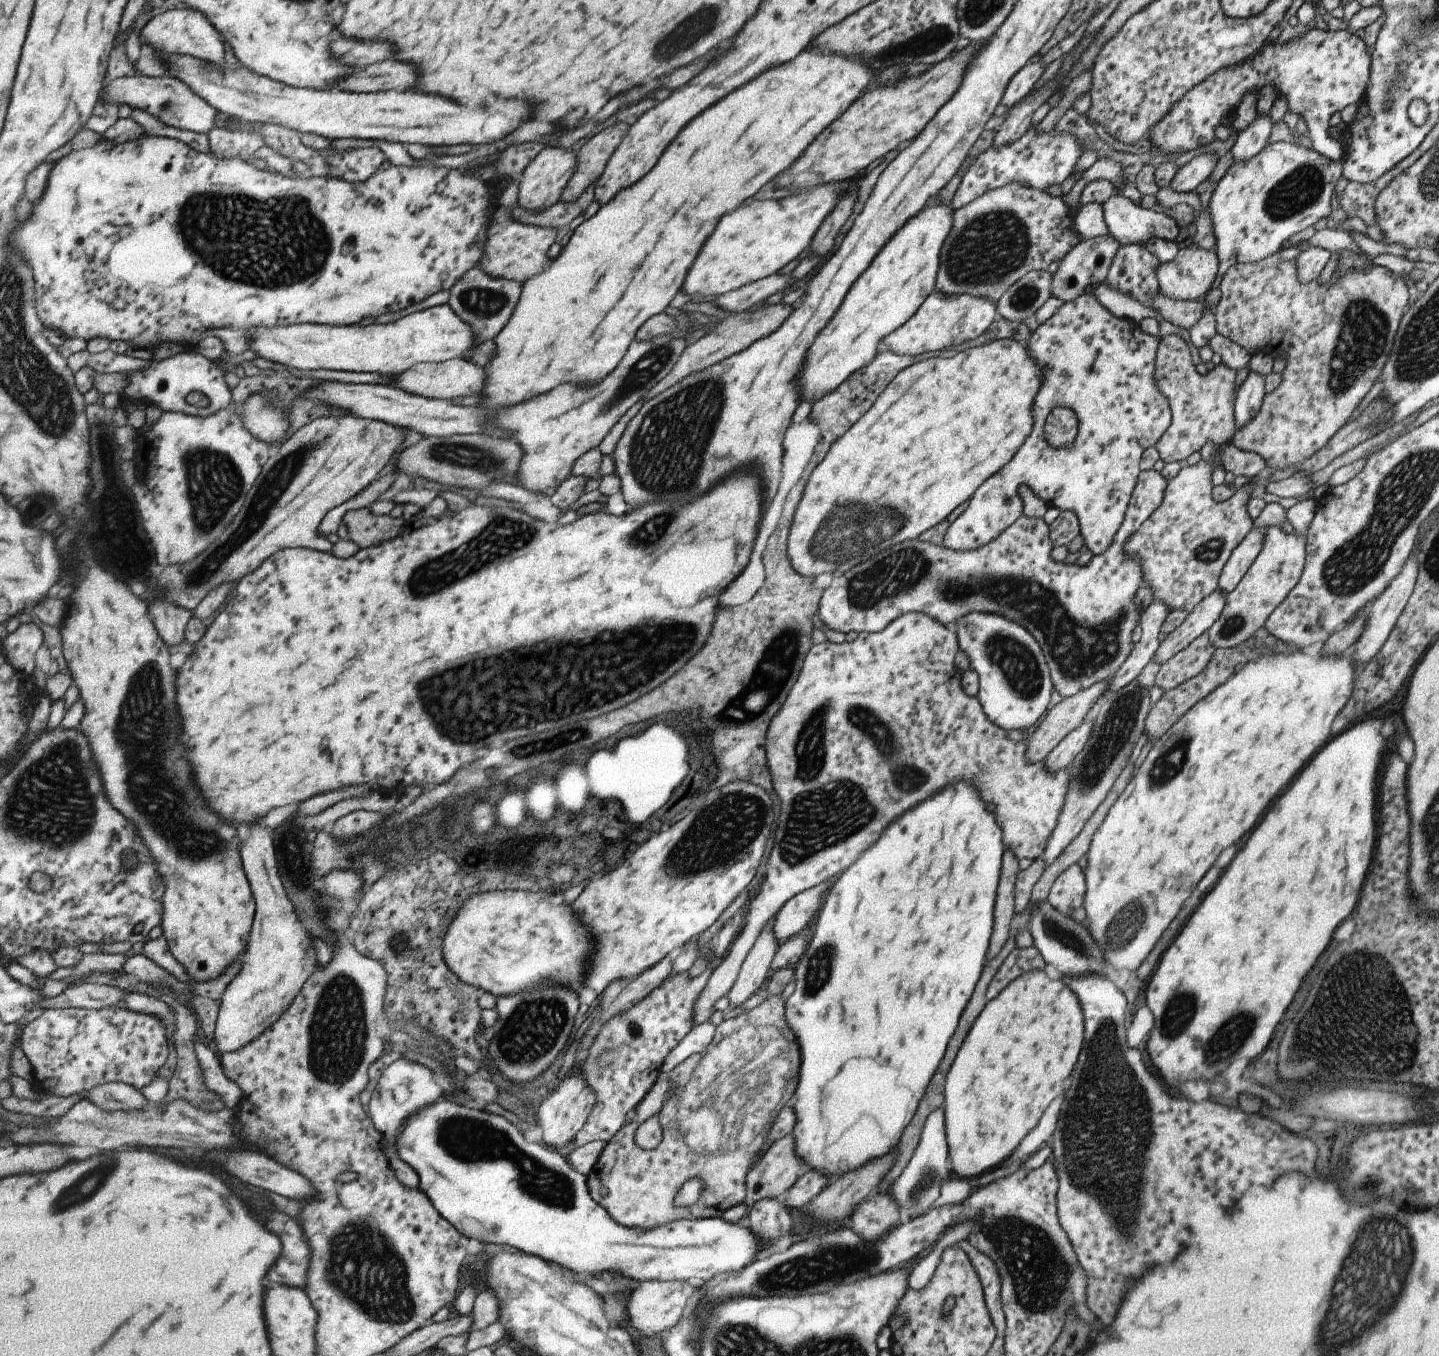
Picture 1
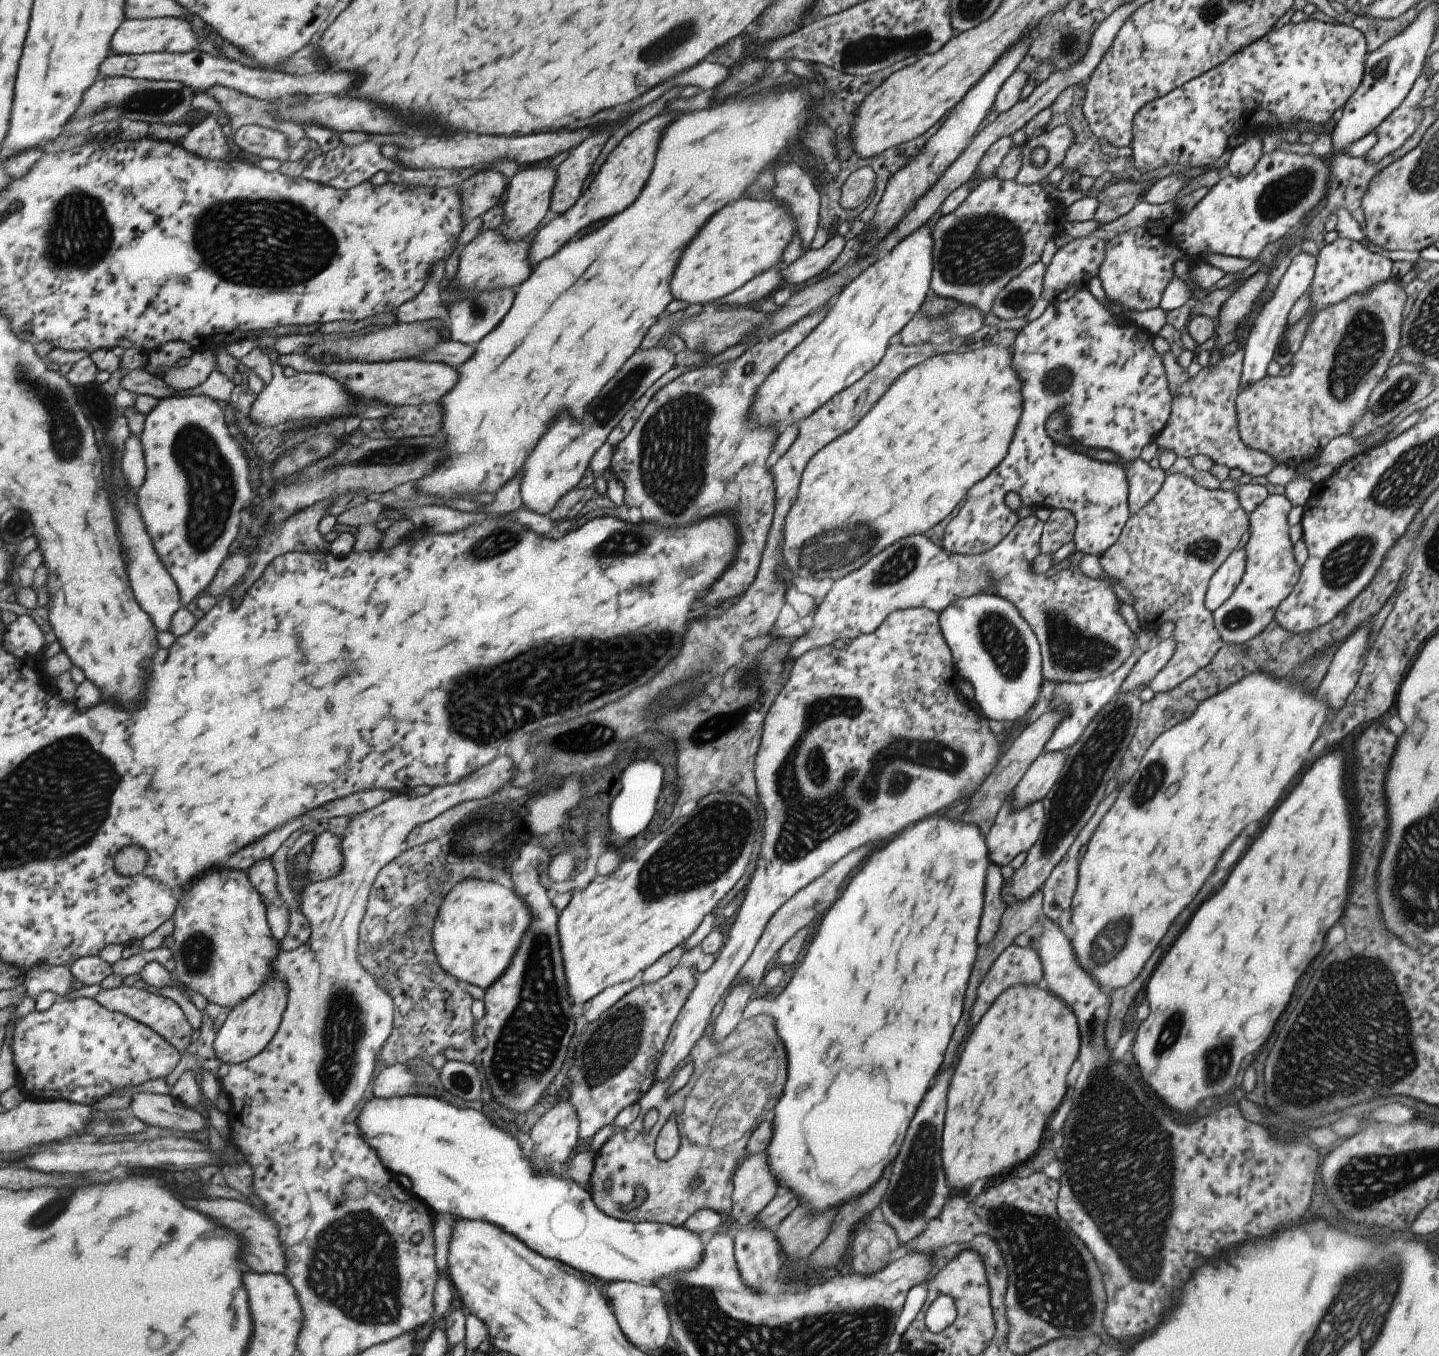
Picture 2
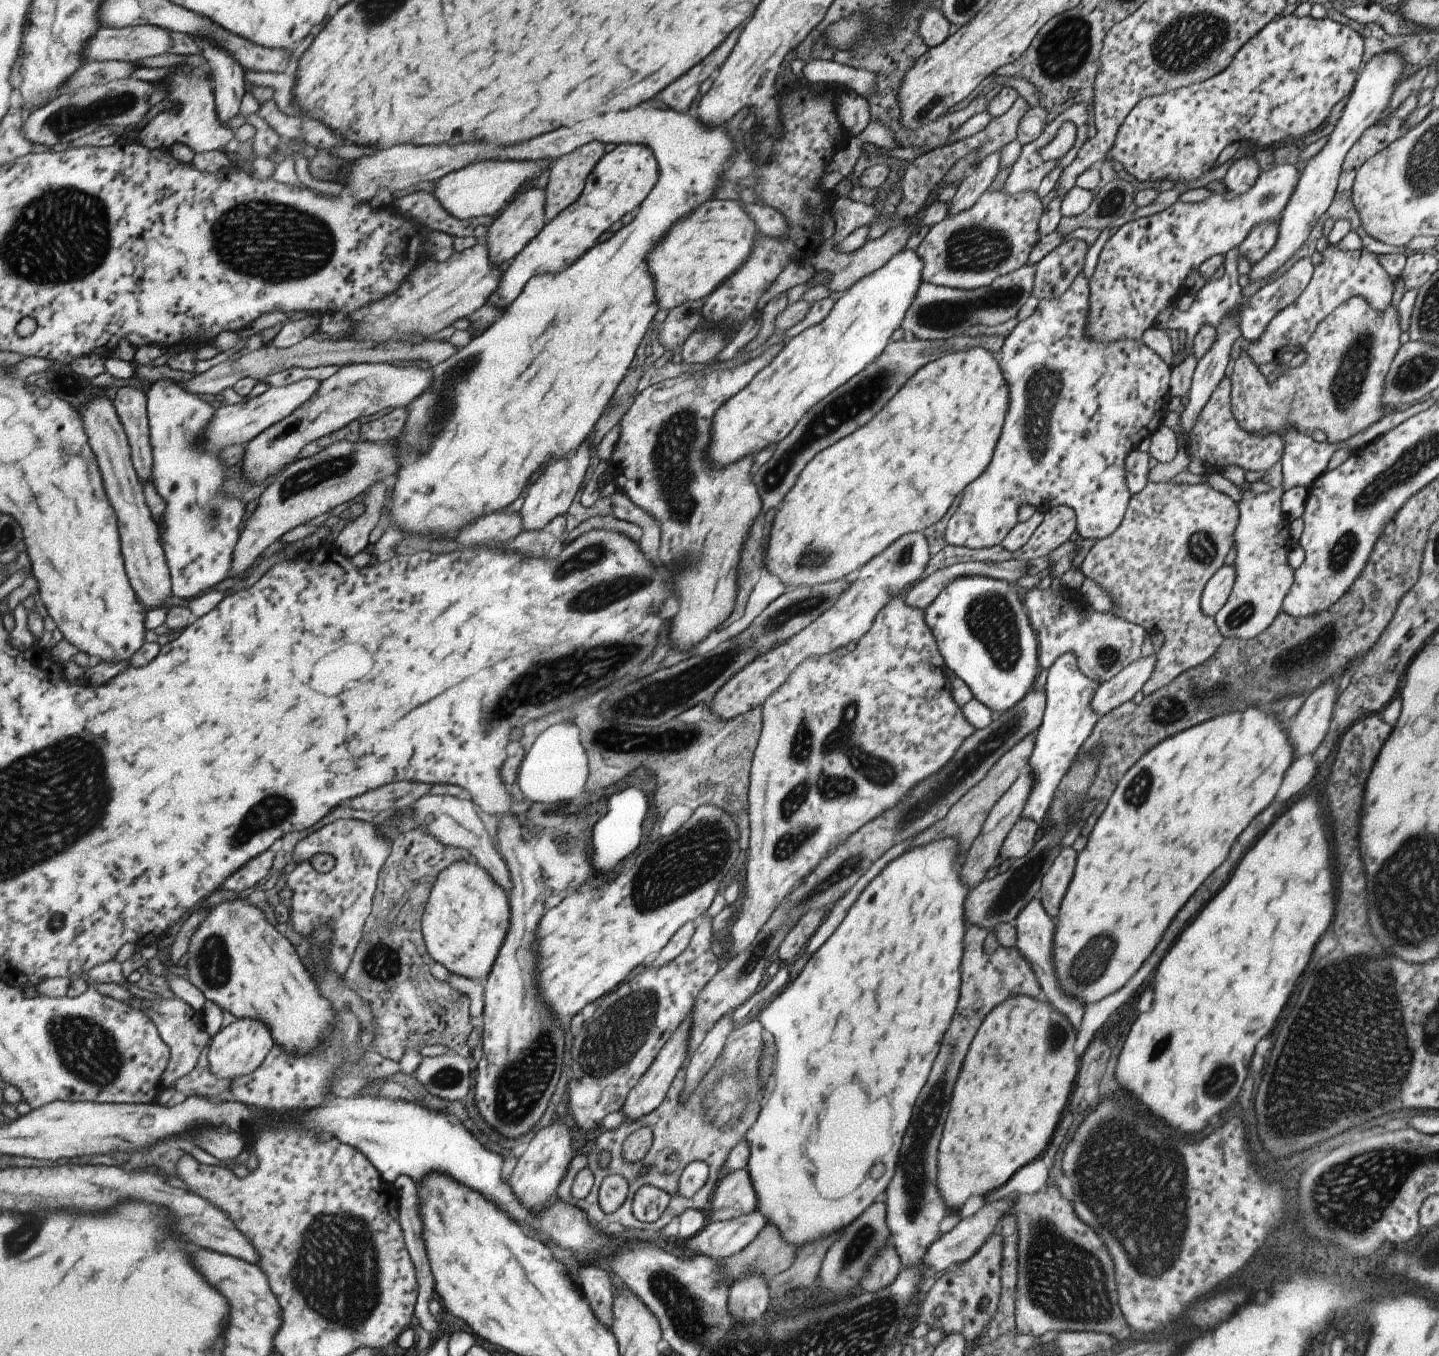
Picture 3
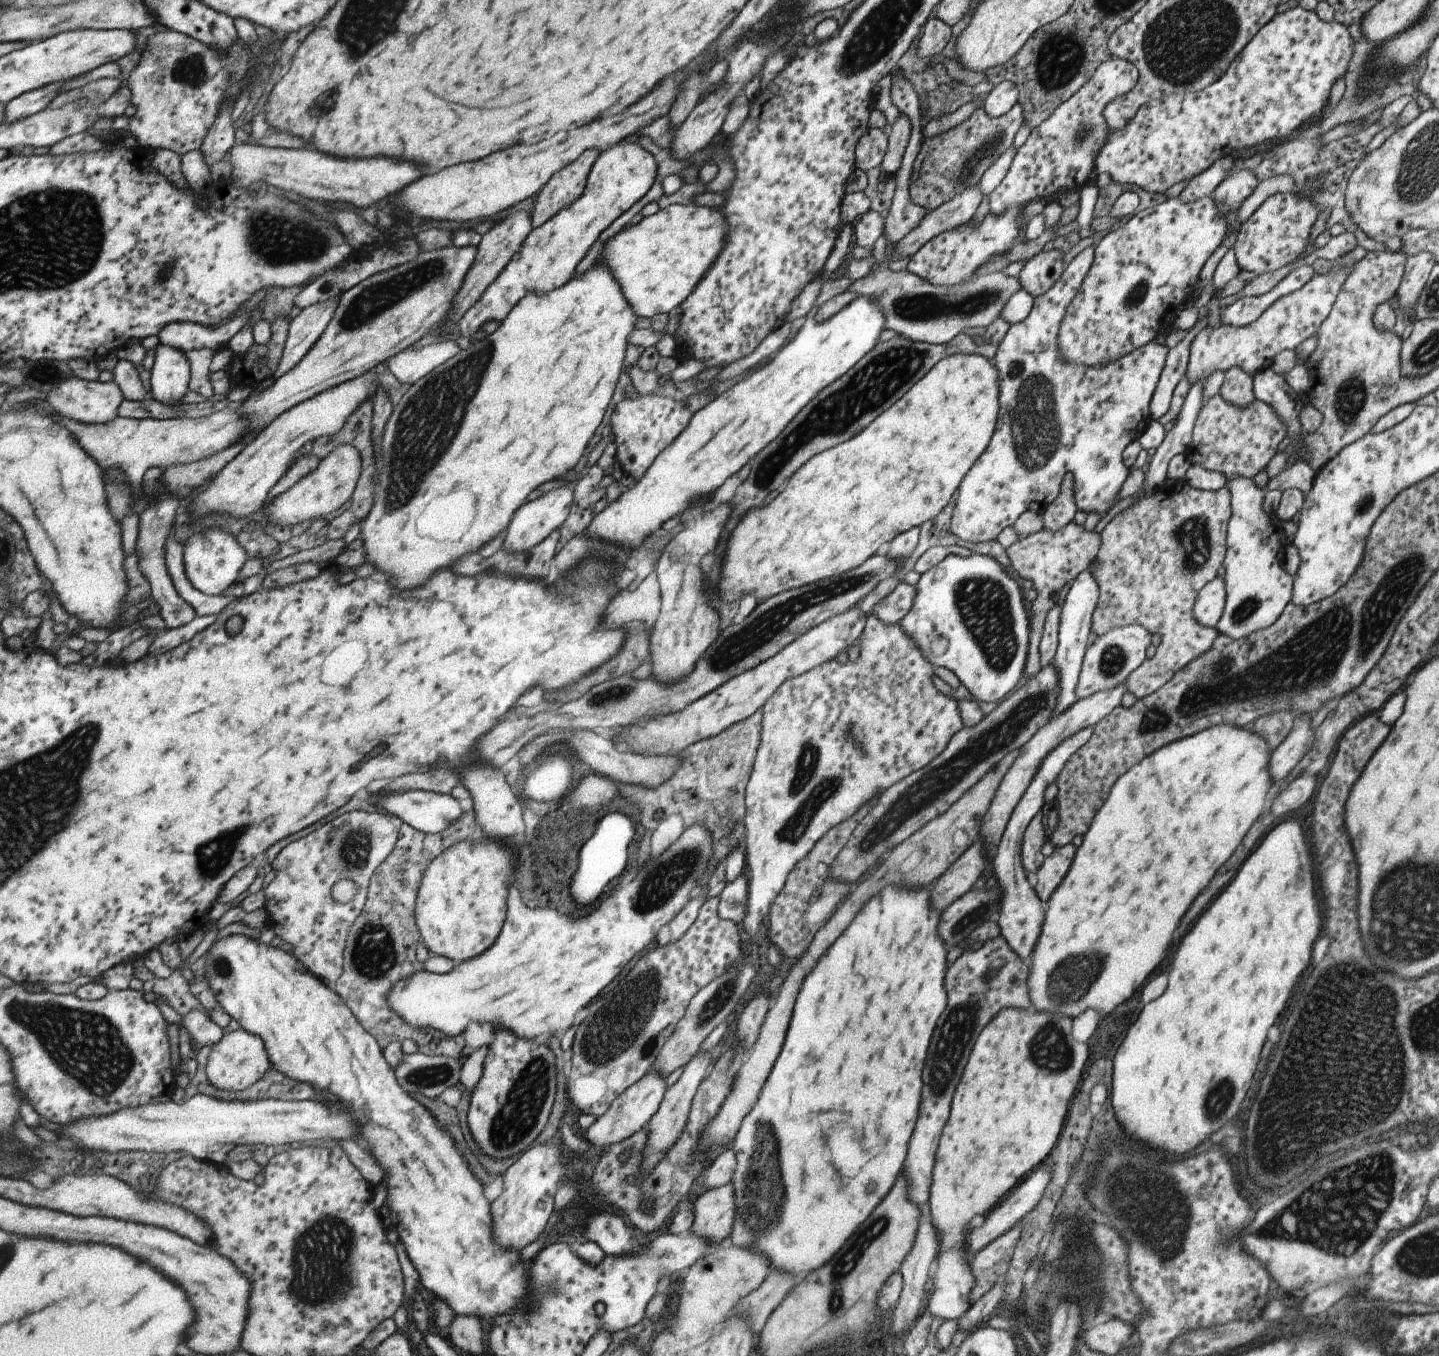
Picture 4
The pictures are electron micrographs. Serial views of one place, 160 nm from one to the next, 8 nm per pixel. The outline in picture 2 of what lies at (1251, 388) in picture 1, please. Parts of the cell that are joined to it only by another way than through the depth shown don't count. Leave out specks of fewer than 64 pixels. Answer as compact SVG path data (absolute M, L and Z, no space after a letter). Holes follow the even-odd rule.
M1304 251L1293 256L1289 266L1287 266L1287 269L1283 272L1281 279L1274 288L1272 295L1263 303L1259 312L1257 312L1249 332L1247 332L1248 336L1247 340L1245 340L1245 346L1242 348L1243 358L1240 372L1240 388L1266 375L1267 365L1273 358L1273 348L1277 346L1277 342L1280 340L1279 337L1284 331L1285 326L1287 326L1285 323L1287 313L1291 310L1291 306L1295 304L1297 298L1303 292L1309 290L1315 265L1316 258Z

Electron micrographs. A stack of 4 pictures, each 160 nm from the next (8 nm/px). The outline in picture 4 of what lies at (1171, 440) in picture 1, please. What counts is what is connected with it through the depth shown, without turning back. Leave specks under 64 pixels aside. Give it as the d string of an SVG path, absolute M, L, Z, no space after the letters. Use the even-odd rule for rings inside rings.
M1217 393L1198 412L1184 453L1191 465L1199 465L1208 471L1219 471L1226 484L1233 477L1251 481L1257 472L1264 470L1285 436L1285 423L1279 420L1266 402L1253 399L1240 407L1224 401Z

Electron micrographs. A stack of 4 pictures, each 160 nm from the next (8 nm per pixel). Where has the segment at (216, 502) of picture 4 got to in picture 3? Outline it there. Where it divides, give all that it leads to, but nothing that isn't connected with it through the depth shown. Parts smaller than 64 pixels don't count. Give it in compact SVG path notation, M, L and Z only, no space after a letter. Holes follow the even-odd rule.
M357 363L346 365L339 369L334 375L321 382L316 395L302 404L292 415L284 418L281 422L270 426L263 431L257 438L248 443L242 458L242 470L244 480L251 485L260 485L273 474L281 474L291 463L296 461L303 446L311 444L313 440L319 442L327 438L332 432L337 432L345 428L357 418L367 418L373 416L385 408L408 407L419 395L422 395L433 383L434 374L432 369L425 370L421 367L400 367L389 363Z

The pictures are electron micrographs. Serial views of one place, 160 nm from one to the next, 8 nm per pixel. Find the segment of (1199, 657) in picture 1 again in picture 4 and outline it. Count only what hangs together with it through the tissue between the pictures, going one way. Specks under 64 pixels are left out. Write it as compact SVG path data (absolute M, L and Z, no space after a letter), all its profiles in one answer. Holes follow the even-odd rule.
M1183 481L1139 499L1127 510L1116 514L1100 532L1100 547L1089 566L1098 586L1098 601L1090 620L1091 636L1127 625L1139 625L1147 632L1161 636L1154 655L1145 659L1124 680L1126 690L1136 699L1163 686L1180 668L1202 655L1217 636L1216 629L1201 626L1193 618L1192 606L1200 588L1217 576L1222 565L1229 517L1230 494L1226 486L1202 491Z

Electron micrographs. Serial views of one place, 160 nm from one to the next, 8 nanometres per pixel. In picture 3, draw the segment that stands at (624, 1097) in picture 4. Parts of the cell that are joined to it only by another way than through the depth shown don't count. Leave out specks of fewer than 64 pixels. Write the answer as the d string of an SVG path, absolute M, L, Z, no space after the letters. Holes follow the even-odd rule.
M688 1014L678 1024L678 1027L671 1033L671 1036L666 1040L666 1043L659 1049L658 1055L655 1056L653 1062L646 1068L645 1072L637 1079L637 1082L631 1087L631 1090L625 1096L623 1104L620 1104L621 1114L624 1116L623 1122L633 1123L637 1119L641 1119L646 1114L653 1112L663 1098L665 1098L667 1089L672 1083L675 1074L680 1069L683 1059L687 1056L686 1044L688 1039L688 1028L690 1018Z

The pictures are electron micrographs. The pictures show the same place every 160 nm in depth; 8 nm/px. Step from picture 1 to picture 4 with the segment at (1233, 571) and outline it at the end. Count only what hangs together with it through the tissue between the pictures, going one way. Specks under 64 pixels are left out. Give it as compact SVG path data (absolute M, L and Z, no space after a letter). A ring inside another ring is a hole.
M1212 578L1204 584L1192 606L1193 618L1204 627L1216 628L1224 607L1225 589L1223 579Z

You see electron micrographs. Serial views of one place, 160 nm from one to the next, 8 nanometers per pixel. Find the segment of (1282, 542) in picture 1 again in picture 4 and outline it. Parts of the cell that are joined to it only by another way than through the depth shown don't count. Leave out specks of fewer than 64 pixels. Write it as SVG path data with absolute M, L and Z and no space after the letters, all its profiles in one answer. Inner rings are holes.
M1233 477L1227 482L1226 487L1230 494L1230 517L1226 528L1226 549L1222 560L1225 598L1215 629L1218 633L1240 639L1271 626L1277 620L1290 601L1292 576L1285 572L1282 566L1282 553L1285 546L1279 543L1280 522L1271 520L1262 509L1265 489L1259 489L1253 481L1243 477Z

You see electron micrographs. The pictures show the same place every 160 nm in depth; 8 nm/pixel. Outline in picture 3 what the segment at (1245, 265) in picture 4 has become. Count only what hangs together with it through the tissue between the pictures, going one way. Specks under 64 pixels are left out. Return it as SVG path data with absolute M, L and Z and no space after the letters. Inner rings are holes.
M1277 219L1254 224L1247 236L1236 246L1238 254L1248 260L1250 265L1257 263L1275 244L1279 225Z

